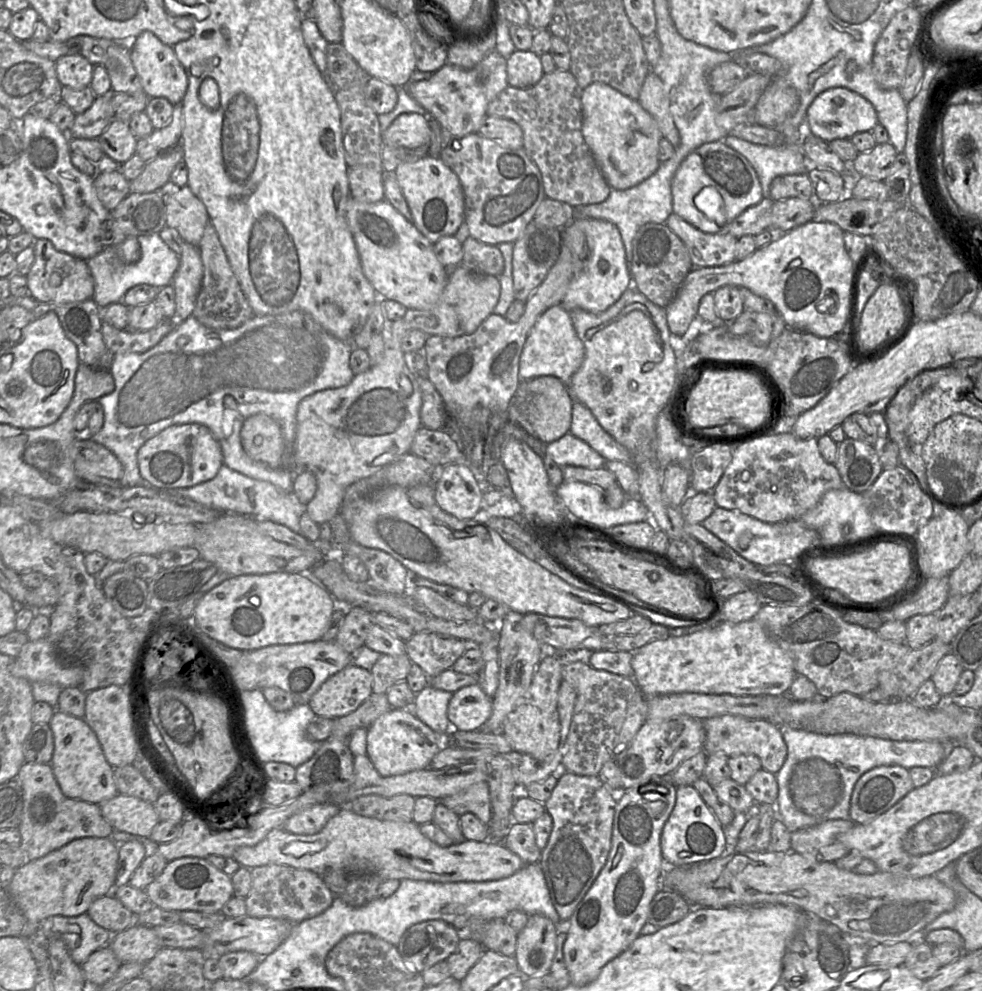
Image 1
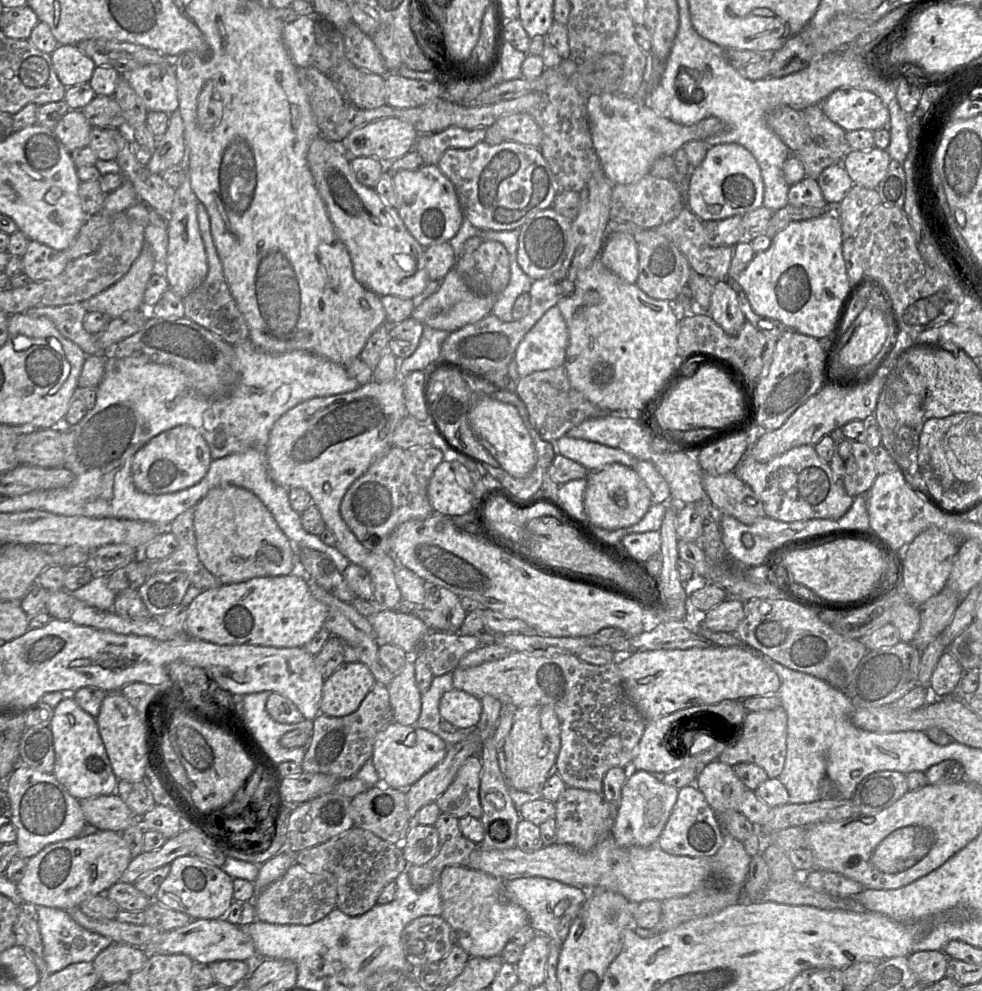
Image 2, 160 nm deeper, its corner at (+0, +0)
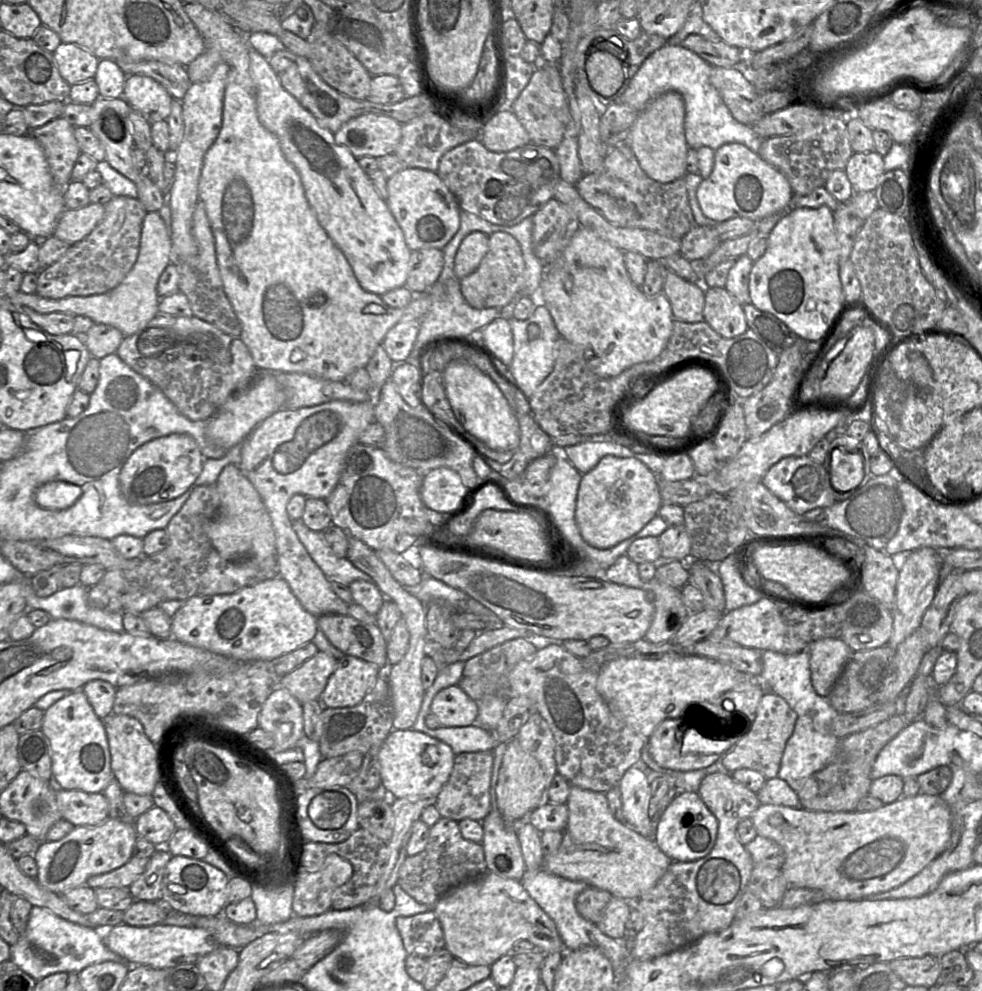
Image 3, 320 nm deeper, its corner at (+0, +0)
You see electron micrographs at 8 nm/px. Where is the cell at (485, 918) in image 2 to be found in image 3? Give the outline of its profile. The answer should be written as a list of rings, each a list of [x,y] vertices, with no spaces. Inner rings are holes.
[[[488,871],[451,889],[433,906],[433,910],[444,932],[445,948],[454,958],[468,965],[491,966],[502,956],[511,953],[514,944],[520,940],[530,941],[544,953],[565,951],[554,921],[530,897],[518,880],[502,878]]]

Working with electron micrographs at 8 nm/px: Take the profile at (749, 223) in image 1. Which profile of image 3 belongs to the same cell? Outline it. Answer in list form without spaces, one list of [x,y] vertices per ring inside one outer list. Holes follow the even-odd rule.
[[[695,226],[681,239],[680,254],[688,261],[699,261],[720,244],[714,226]]]

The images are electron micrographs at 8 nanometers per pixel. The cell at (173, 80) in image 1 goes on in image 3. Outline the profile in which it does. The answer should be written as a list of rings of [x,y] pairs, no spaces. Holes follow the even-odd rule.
[[[136,74],[127,76],[123,98],[150,124],[166,120],[174,100],[160,83],[150,77]]]

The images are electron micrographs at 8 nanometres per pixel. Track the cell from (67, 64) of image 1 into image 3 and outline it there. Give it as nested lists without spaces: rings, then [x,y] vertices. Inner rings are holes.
[[[63,42],[53,56],[61,77],[70,86],[94,79],[100,61],[86,49]]]

